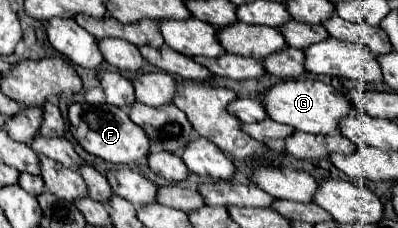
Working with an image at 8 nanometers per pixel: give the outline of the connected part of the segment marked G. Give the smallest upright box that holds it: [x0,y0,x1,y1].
[257,78,353,134]

